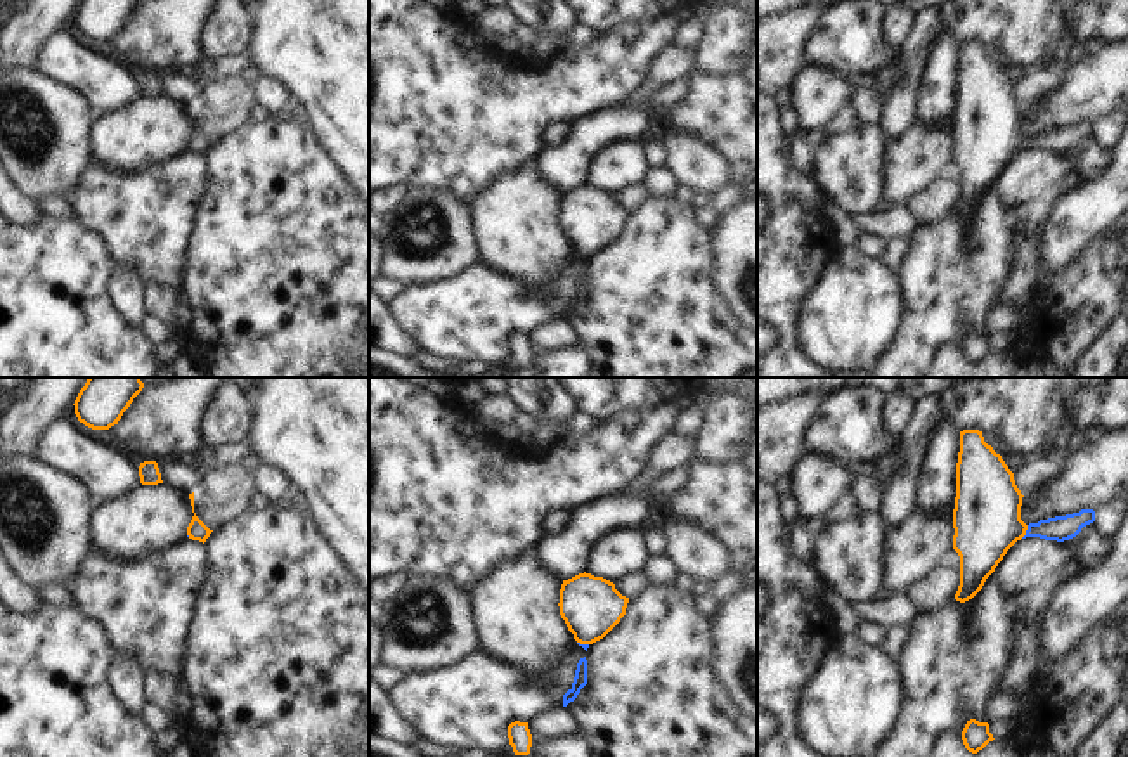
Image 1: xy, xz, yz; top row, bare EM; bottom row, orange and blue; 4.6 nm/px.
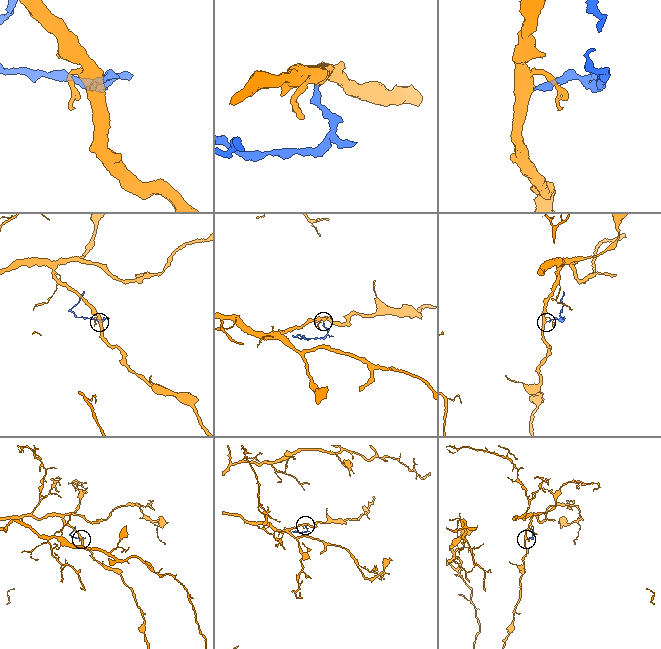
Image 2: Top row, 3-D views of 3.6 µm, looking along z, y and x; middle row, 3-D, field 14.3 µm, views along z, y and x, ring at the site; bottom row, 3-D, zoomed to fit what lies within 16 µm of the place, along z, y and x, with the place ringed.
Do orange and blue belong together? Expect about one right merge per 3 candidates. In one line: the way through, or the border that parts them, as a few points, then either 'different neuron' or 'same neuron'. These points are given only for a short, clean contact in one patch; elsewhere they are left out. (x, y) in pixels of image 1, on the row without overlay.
across yz (986, 130), (993, 137), (1024, 144), (1059, 141) | same neuron

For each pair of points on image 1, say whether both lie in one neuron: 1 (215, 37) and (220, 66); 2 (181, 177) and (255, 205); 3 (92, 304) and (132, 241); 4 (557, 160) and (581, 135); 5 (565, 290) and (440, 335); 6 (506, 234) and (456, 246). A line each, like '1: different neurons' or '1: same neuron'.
1: different neurons
2: different neurons
3: different neurons
4: same neuron
5: same neuron
6: different neurons

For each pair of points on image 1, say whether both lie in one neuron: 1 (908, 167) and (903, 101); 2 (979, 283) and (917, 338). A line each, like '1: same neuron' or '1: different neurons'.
1: different neurons
2: same neuron

